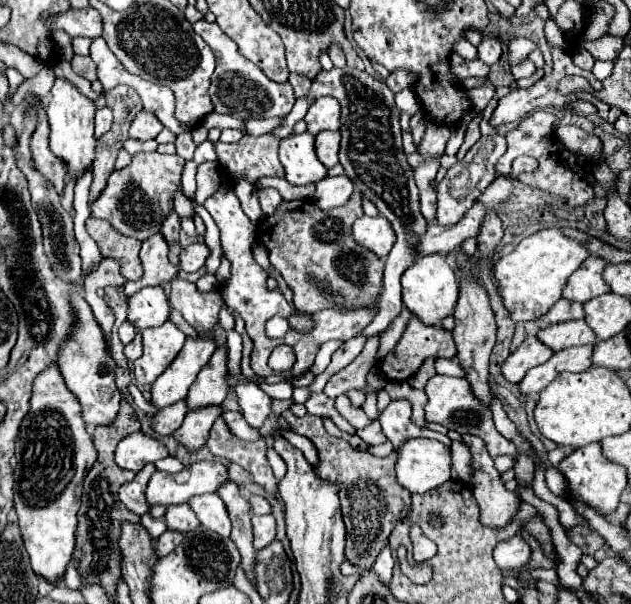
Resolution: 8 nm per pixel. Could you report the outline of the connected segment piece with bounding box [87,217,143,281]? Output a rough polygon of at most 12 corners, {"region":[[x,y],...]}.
{"region":[[87,219],[87,233],[101,257],[121,263],[133,281],[143,275],[137,239],[117,233],[109,221]]}

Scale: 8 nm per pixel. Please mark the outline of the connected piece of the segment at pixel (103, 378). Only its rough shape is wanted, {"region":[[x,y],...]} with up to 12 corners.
{"region":[[87,301],[59,357],[85,425],[115,421],[115,359]]}

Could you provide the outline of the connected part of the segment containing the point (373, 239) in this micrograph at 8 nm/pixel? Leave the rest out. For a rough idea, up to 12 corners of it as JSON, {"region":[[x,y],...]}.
{"region":[[363,215],[353,223],[357,245],[387,257],[395,231],[385,217]]}

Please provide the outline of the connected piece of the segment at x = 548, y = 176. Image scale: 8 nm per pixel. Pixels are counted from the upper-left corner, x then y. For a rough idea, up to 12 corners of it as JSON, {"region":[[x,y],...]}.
{"region":[[535,111],[505,135],[497,173],[517,155],[535,175],[515,179],[571,207],[595,197],[595,161],[555,137],[557,117]]}

